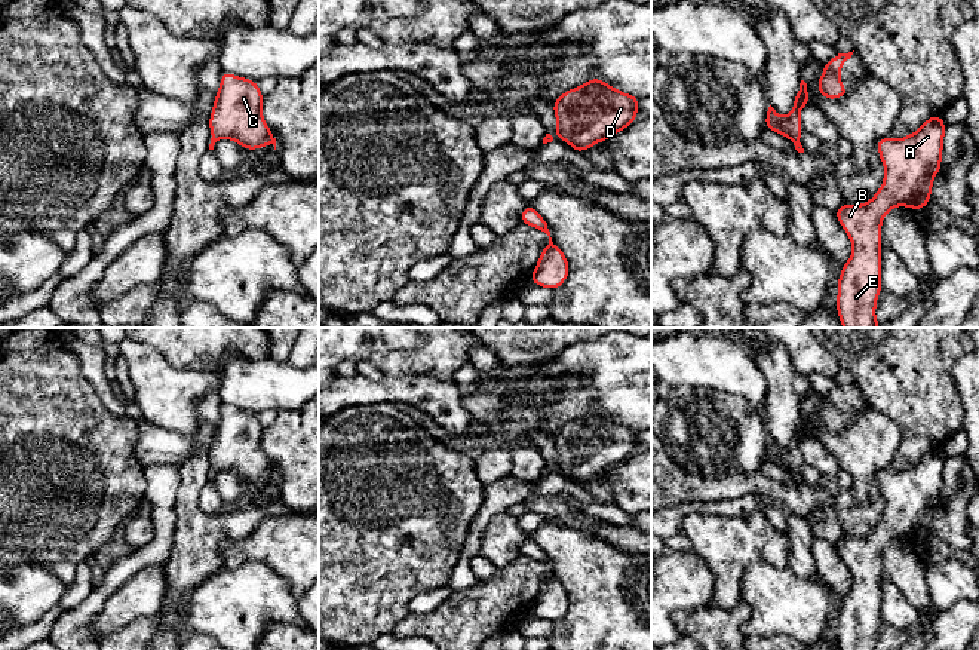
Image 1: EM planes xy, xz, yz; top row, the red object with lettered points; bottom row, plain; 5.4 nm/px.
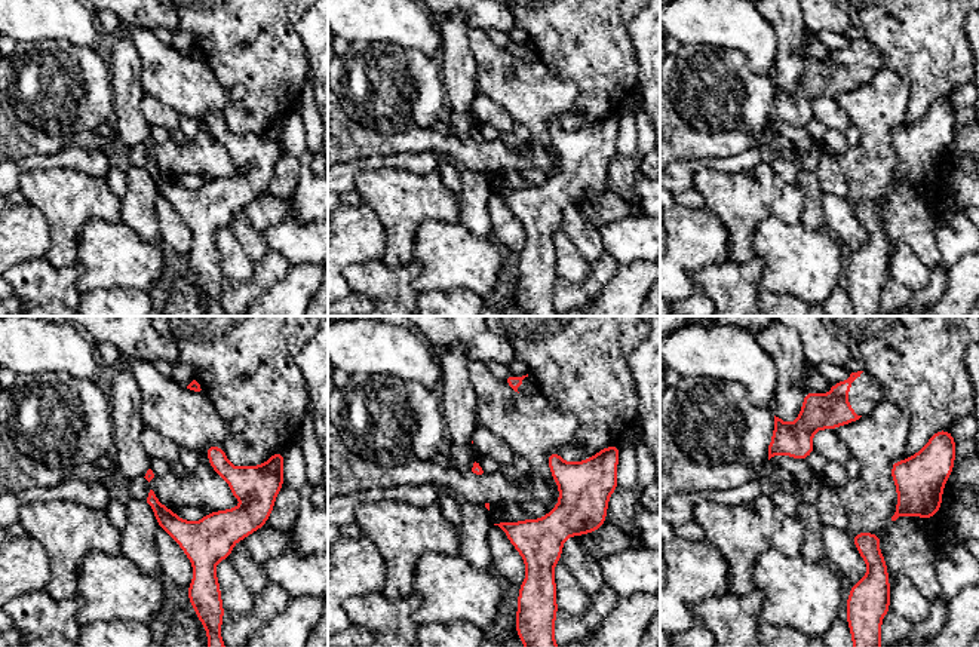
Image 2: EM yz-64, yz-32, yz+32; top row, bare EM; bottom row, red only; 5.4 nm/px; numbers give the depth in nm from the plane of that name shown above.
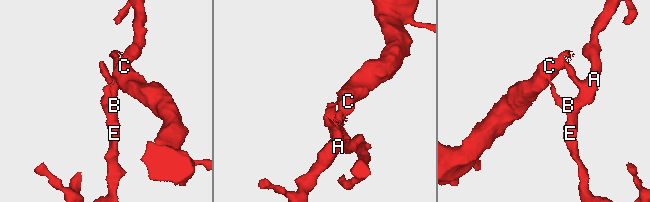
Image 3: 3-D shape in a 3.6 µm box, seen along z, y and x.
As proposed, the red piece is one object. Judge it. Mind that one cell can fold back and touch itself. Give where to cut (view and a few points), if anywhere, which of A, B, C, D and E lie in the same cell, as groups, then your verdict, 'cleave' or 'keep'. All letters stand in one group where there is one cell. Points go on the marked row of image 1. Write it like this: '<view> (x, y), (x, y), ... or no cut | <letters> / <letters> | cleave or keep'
yz (798, 137), (792, 140) | A B E / C D | cleave

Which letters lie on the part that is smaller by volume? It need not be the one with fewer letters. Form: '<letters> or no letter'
C, D

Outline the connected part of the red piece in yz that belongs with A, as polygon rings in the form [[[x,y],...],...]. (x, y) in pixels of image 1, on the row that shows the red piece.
[[[940,116],[927,119],[917,132],[902,138],[878,138],[880,159],[886,168],[884,181],[866,205],[841,205],[834,212],[851,243],[851,258],[843,264],[838,276],[837,310],[844,328],[880,328],[875,304],[881,288],[881,221],[893,206],[911,206],[914,211],[930,202],[933,178],[942,169],[945,120]]]

